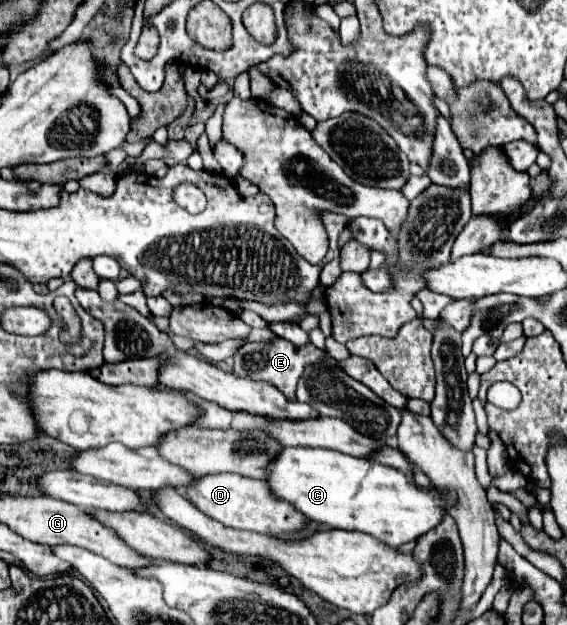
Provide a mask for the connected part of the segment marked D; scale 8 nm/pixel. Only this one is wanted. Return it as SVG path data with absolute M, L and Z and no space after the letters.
M224 472L224 474L200 476L192 484L184 486L182 490L184 490L186 498L194 506L198 506L198 510L202 510L206 516L210 516L230 528L280 536L282 532L300 530L306 522L306 518L302 518L302 514L298 514L298 510L294 510L292 506L286 506L286 502L278 502L278 498L274 498L270 494L270 490L266 490L264 480L254 480L254 478L240 476L240 474Z

